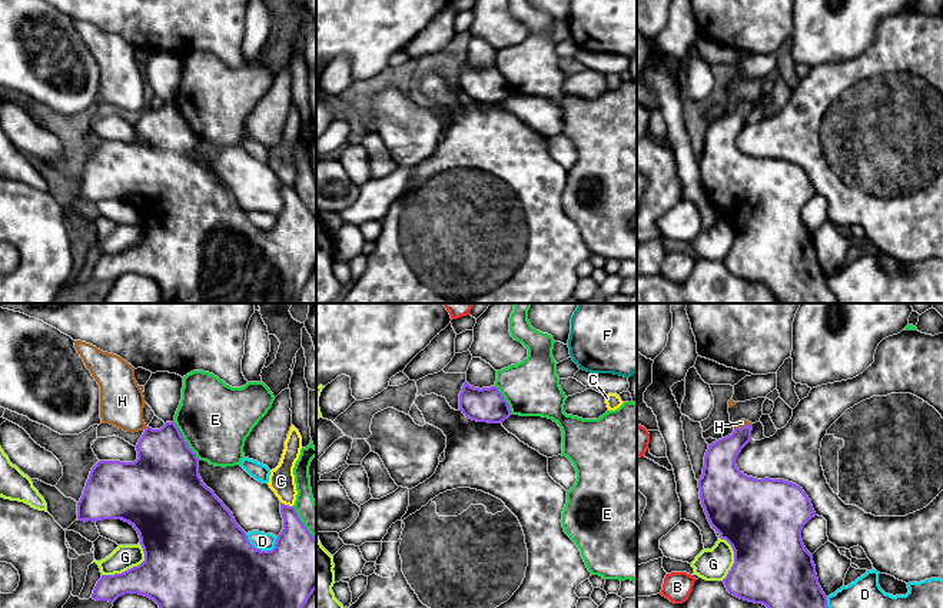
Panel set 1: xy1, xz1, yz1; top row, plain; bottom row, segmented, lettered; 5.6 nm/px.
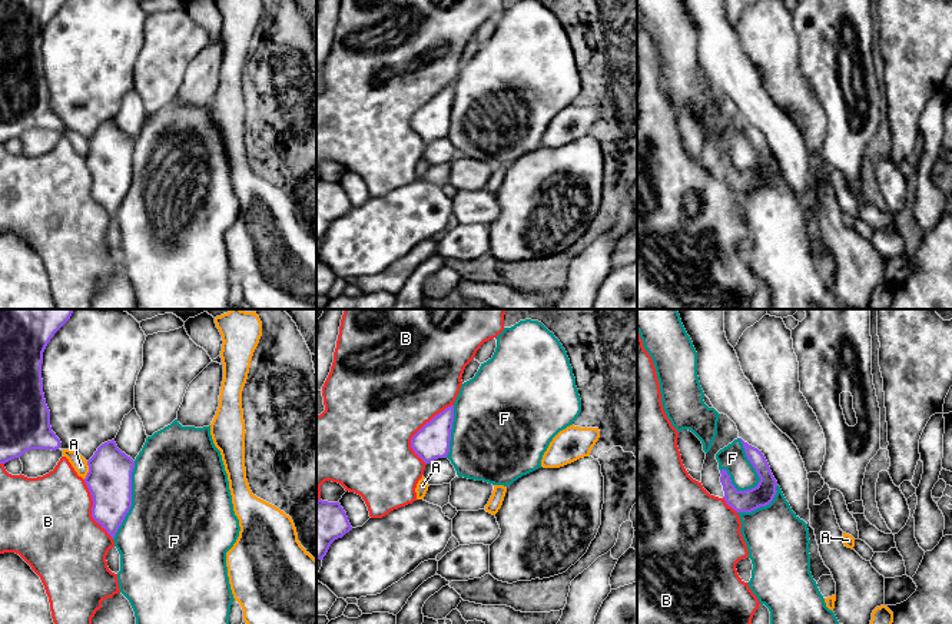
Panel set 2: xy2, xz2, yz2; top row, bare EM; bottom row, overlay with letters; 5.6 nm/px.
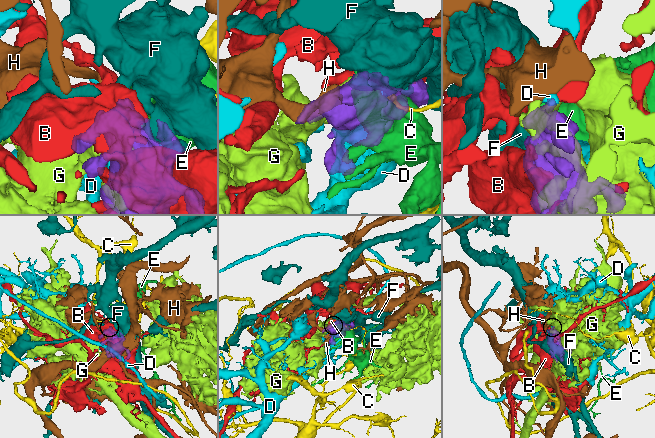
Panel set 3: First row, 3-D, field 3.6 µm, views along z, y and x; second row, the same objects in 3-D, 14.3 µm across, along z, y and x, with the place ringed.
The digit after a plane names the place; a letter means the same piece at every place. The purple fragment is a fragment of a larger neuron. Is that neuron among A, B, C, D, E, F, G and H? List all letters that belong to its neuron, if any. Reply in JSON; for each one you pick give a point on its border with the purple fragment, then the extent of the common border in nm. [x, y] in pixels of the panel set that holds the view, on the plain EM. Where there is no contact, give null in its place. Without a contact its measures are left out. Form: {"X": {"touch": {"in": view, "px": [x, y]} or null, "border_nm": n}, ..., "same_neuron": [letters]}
{"H": {"touch": {"in": "yz1", "px": [744, 105]}, "border_nm": 110}, "same_neuron": ["H"]}

